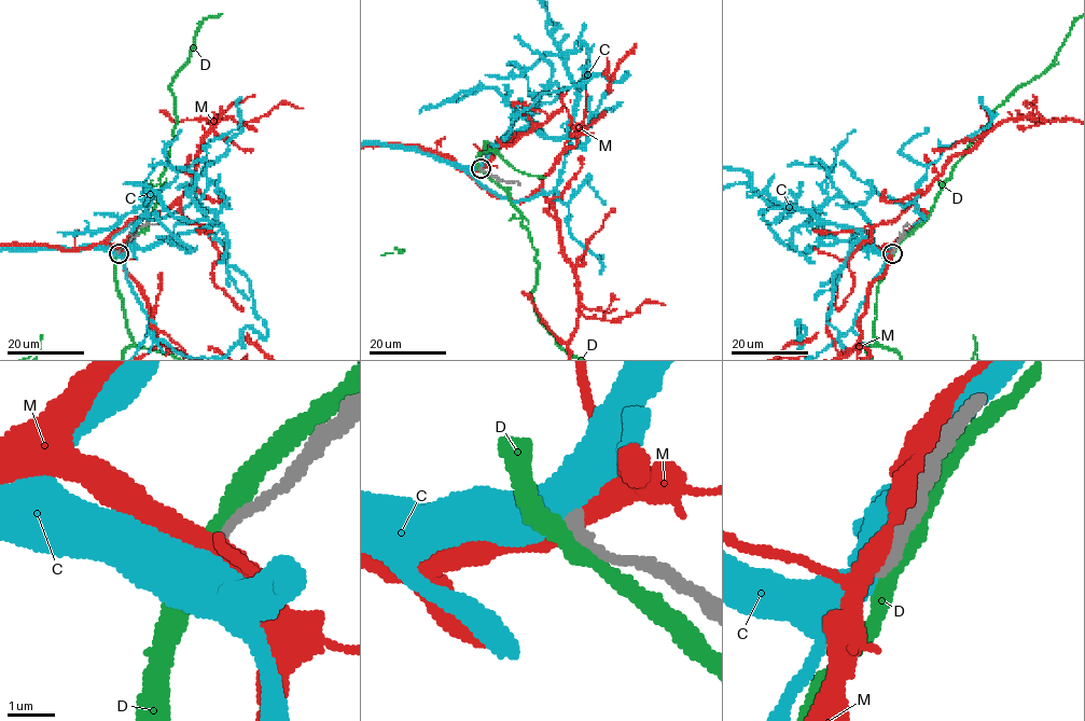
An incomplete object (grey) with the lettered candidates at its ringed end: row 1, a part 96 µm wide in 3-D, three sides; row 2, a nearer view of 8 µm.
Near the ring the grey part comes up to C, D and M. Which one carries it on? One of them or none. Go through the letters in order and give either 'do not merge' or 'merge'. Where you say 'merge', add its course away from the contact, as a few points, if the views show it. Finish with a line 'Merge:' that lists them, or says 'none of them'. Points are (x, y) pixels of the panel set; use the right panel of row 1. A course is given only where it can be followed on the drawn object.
C: do not merge
D: do not merge
M: do not merge
Merge: none of them

